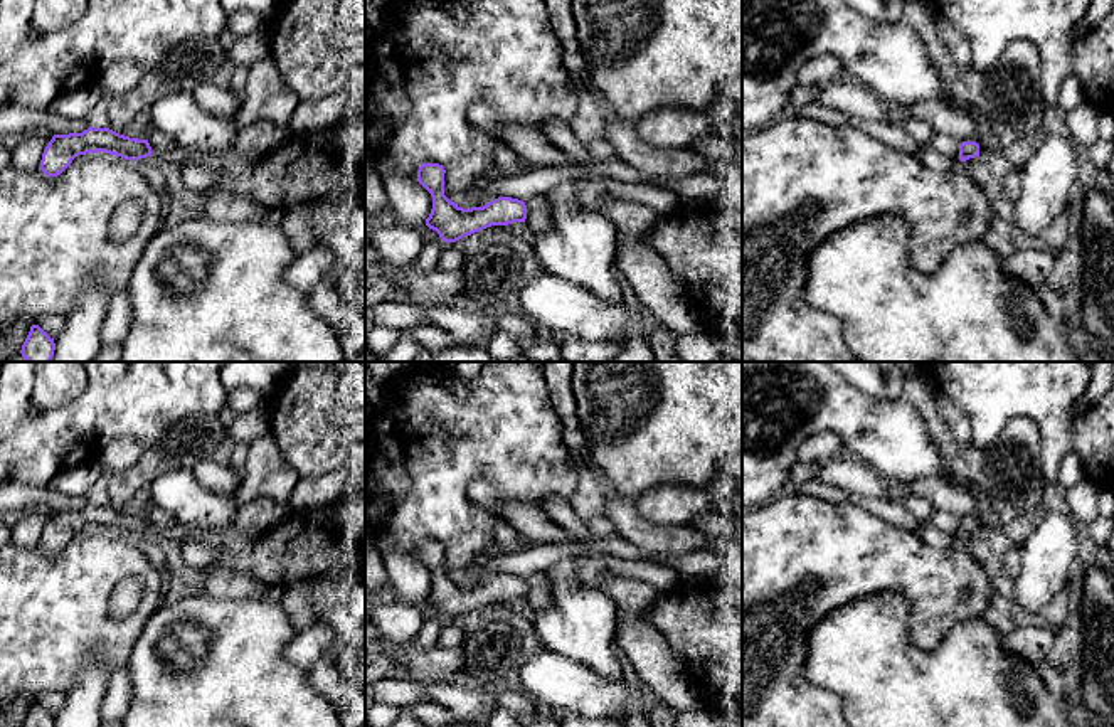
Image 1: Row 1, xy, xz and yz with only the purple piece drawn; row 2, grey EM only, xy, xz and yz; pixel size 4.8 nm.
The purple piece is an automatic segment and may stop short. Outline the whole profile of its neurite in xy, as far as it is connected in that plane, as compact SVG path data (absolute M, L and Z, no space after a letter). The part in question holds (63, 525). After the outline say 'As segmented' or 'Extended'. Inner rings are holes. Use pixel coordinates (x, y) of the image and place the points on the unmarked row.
M88 505L82 510L54 512L45 523L40 547L47 554L61 552L76 533L104 528L136 539L151 533L148 517L130 515L109 505Z. As segmented

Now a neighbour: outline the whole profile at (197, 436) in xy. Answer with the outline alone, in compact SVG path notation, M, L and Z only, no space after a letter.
M192 414L173 424L165 458L168 463L190 463L212 458L227 438L219 414Z

